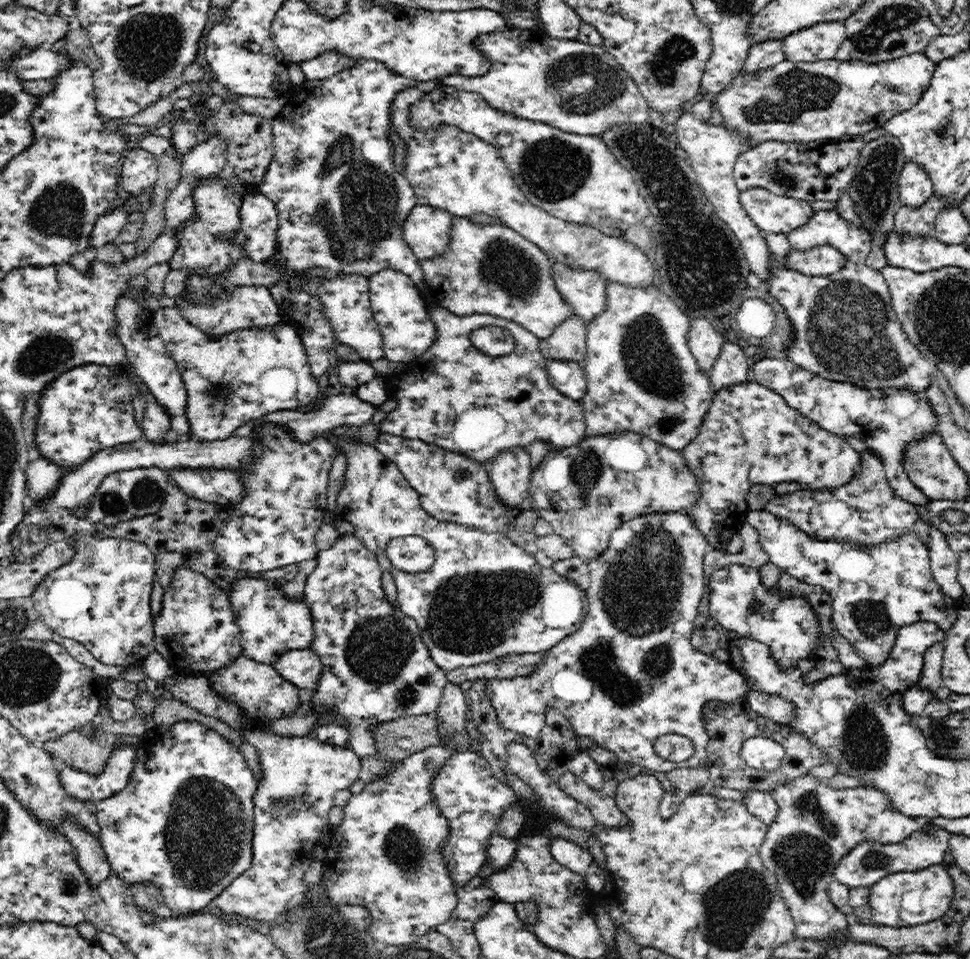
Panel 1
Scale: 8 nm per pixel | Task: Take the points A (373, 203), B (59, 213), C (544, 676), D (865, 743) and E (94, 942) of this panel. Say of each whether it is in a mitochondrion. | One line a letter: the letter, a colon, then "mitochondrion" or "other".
A: mitochondrion
B: mitochondrion
C: other
D: mitochondrion
E: other

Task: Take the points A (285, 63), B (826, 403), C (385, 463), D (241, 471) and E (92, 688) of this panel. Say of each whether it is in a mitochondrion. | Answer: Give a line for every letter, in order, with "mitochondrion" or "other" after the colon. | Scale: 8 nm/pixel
A: other
B: other
C: other
D: other
E: other

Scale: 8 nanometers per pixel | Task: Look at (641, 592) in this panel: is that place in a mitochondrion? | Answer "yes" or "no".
yes

